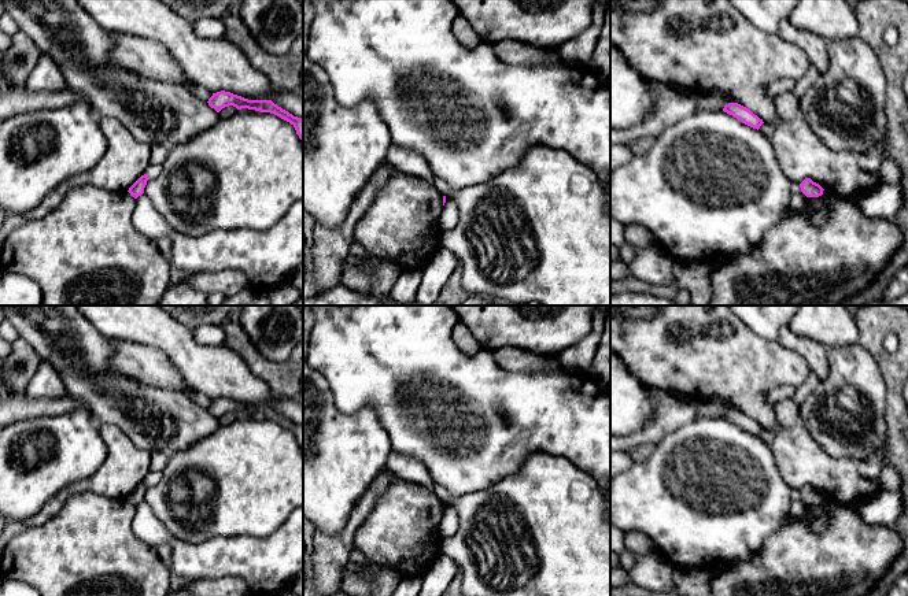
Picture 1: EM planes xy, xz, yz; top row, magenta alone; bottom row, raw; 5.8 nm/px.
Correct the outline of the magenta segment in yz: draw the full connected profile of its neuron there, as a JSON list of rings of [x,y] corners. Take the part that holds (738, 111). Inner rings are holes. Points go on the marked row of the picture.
[[[738,103],[726,104],[723,111],[732,115],[738,121],[741,121],[742,123],[745,123],[753,129],[757,129],[757,130],[764,123],[763,119],[760,119],[750,110],[748,110],[746,107],[738,104]]]

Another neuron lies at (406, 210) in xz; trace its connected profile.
[[[398,170],[357,222],[353,243],[362,245],[368,256],[395,264],[402,271],[402,258],[407,252],[418,251],[428,241],[428,234],[440,229],[442,210],[443,195],[432,182]]]

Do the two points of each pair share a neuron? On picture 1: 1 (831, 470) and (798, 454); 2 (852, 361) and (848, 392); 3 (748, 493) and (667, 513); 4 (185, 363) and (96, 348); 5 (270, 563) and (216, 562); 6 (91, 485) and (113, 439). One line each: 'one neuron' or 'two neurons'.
1: one neuron
2: one neuron
3: one neuron
4: two neurons
5: one neuron
6: one neuron

